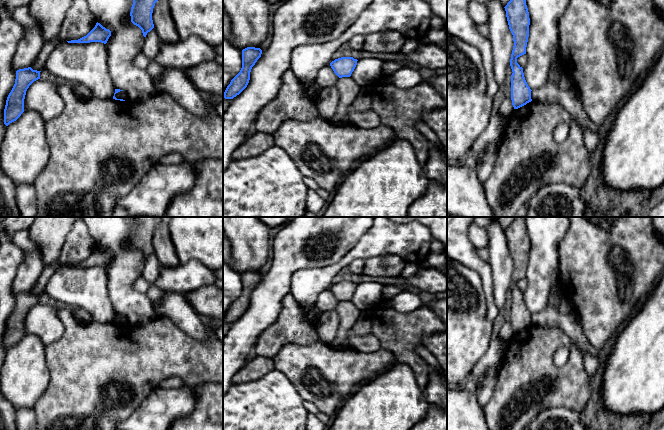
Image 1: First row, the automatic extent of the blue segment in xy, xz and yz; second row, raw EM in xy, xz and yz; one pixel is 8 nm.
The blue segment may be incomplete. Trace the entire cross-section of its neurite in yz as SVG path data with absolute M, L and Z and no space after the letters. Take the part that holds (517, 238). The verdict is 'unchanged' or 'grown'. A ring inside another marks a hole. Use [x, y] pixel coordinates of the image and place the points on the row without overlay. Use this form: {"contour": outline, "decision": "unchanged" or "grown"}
{"contour": "M515 217L504 232L514 265L510 283L513 296L511 299L511 324L514 333L518 333L532 325L532 314L525 304L523 292L517 287L517 282L526 278L529 261L530 242L524 217Z", "decision": "unchanged"}

